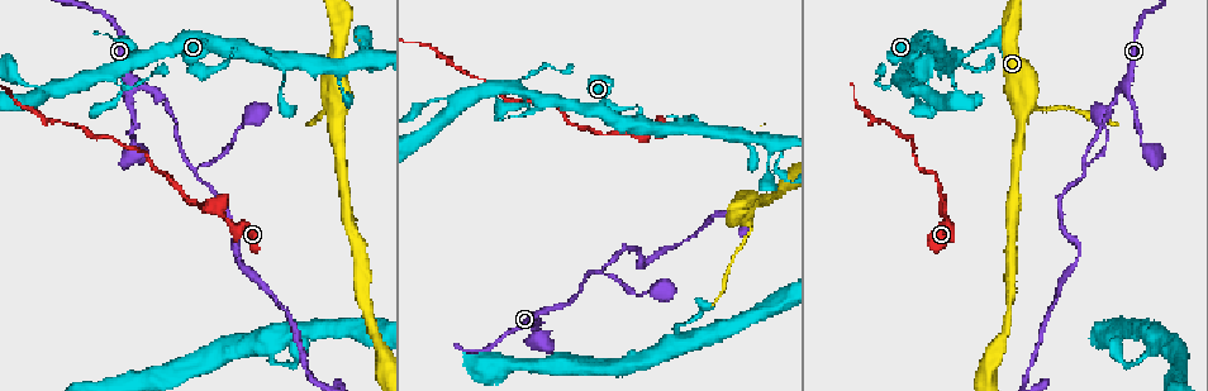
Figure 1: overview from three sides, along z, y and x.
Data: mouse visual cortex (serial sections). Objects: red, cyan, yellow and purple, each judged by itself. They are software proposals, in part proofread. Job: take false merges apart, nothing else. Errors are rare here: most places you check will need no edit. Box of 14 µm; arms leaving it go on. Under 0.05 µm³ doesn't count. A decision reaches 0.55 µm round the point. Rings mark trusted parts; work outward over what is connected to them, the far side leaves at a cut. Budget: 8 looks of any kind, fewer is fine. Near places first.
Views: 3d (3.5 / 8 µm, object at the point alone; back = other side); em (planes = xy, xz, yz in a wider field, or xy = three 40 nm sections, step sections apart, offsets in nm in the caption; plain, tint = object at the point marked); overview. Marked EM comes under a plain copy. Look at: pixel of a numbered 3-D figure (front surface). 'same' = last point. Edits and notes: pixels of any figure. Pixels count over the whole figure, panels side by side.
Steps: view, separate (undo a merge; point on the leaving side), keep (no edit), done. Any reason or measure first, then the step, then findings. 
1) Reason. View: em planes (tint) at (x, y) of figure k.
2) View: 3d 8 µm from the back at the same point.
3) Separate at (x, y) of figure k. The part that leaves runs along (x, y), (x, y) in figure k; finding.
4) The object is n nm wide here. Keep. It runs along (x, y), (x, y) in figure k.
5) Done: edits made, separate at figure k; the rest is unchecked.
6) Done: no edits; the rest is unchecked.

Abrupt turn. View: 3d 8 µm at (599, 132) of figure 1.

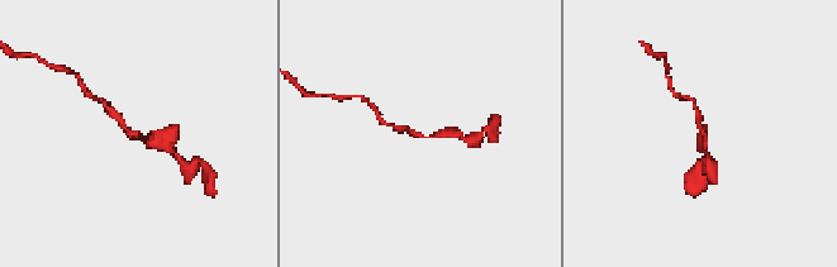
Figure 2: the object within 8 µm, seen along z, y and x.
Zoom in. View: 3d 3.5 µm at (141, 137) of figure 2.

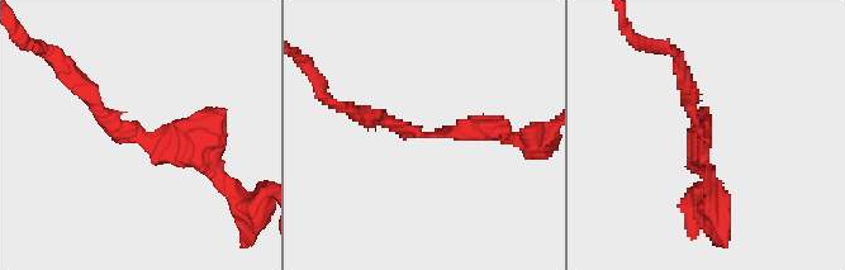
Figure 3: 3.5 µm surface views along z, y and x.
Need the tissue. View: em xy step 1 (tint) at (428, 134) of figure 3.

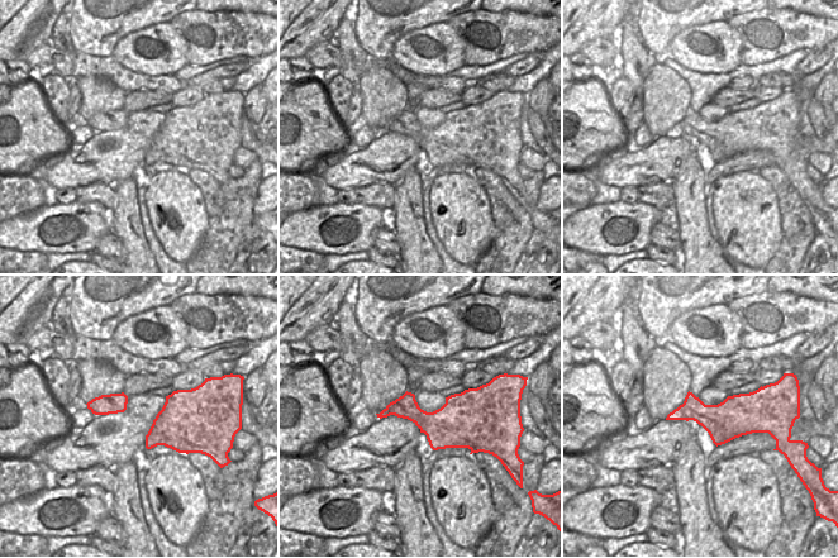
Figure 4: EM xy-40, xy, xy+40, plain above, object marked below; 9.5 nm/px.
The arms are 150, 300 nm wide. Keep. It runs along (204, 164), (189, 133), (138, 141), (80, 86) in figure 3; one cell here.

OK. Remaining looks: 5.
A fork. View: 3d 8 µm at (118, 71) of figure 1.

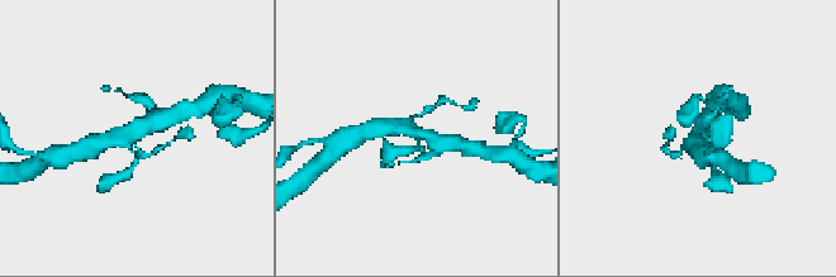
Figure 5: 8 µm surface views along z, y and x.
View: 3d 3.5 µm at (416, 136) of figure 5.

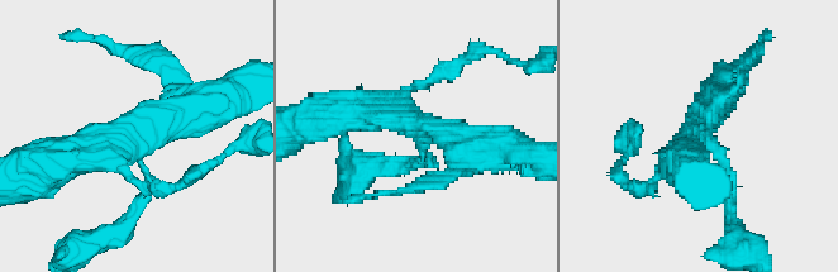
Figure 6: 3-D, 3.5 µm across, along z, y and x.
4 arms meet here; the arms are 150, 150, 350, 400 nm wide. View: em xy step 2 (tint) at (134, 139) of figure 6.

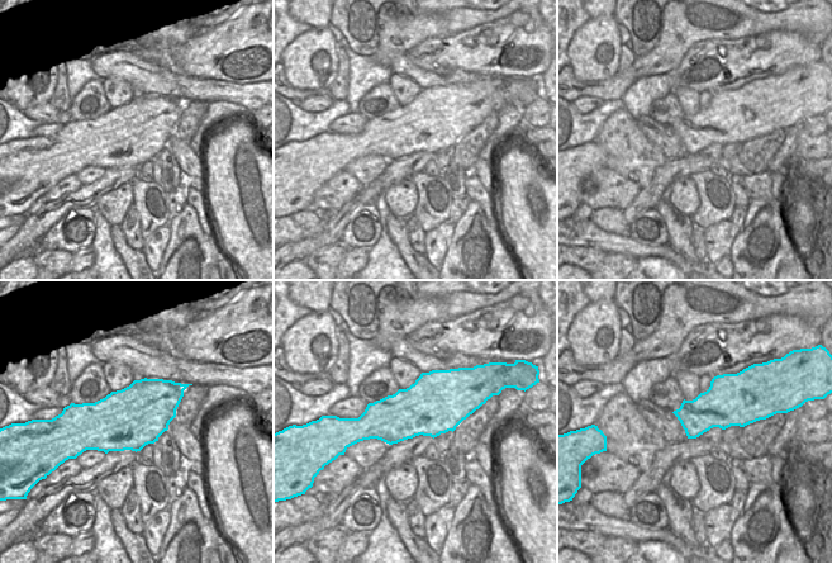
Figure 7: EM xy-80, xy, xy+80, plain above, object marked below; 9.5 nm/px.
Keep. It runs along (210, 101), (60, 160) in figure 6; one cell here.

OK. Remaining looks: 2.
A fork. View: 3d 3.5 µm at (538, 314) of figure 1.

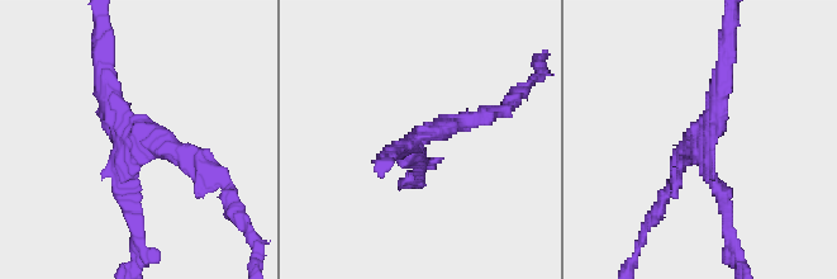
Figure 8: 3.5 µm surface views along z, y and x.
3 arms meet here; the arms are 200, 200, 250 nm wide; shape alone is not enough. View: em xy step 1 (tint) at (704, 135) of figure 8.

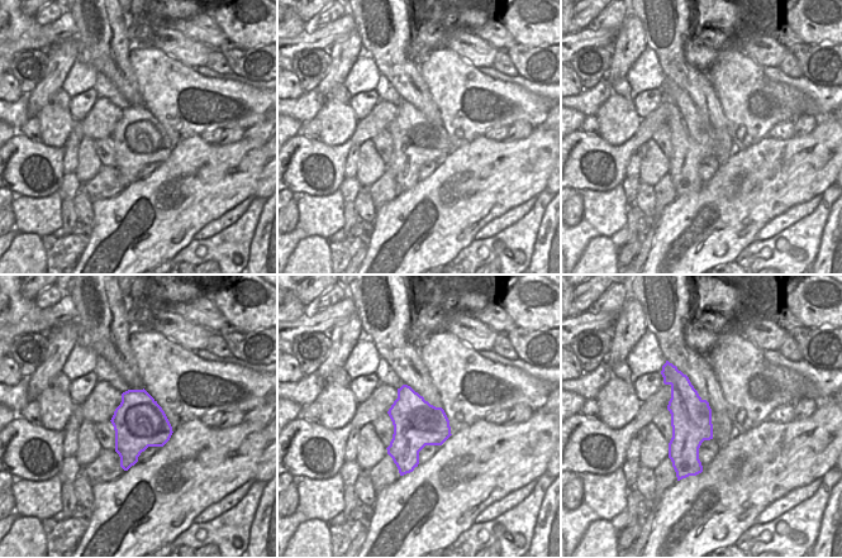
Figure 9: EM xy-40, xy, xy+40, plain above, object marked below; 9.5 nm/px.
Keep. It runs along (674, 371), (695, 471) in figure 9; one cell here.

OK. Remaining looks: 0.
Done: no edits; the rest is unchecked.

